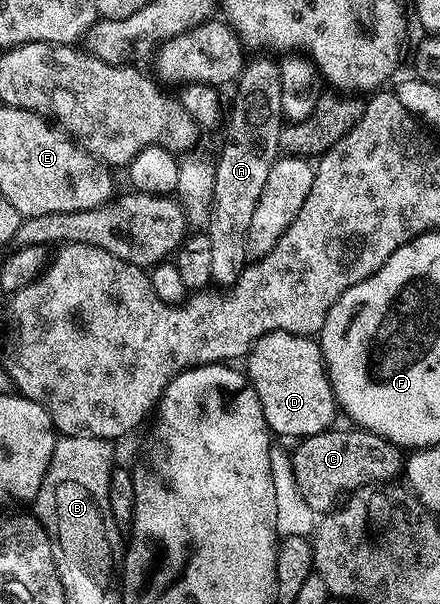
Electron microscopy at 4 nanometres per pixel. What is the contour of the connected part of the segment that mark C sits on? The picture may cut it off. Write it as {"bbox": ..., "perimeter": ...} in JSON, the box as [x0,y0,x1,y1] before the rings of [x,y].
{"bbox":[291,428,402,512],"perimeter":[[[333,428],[309,438],[301,438],[295,443],[296,451],[291,451],[294,484],[310,508],[327,512],[337,505],[338,500],[374,482],[390,482],[402,470],[402,450],[387,438],[371,434],[368,430]]]}

